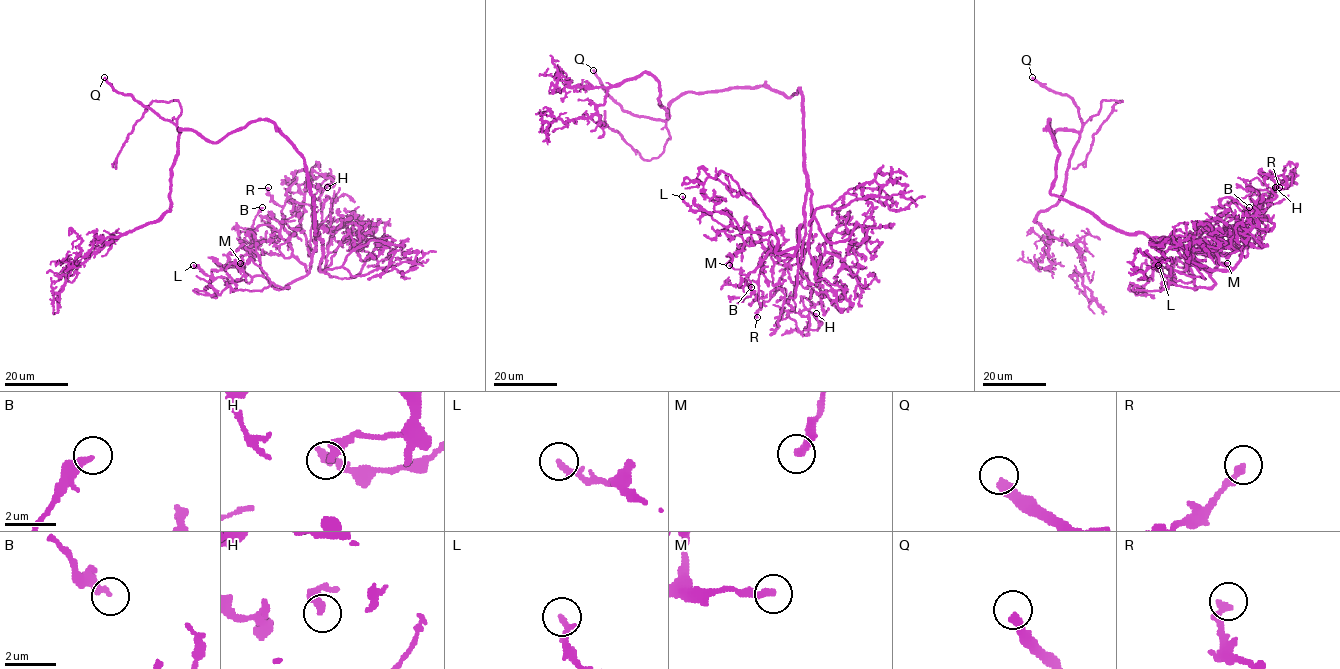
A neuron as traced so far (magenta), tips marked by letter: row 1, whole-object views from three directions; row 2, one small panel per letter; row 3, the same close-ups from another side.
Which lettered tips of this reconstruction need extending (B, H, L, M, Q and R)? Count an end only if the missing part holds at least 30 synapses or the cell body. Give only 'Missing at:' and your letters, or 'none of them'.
Missing at: Q

